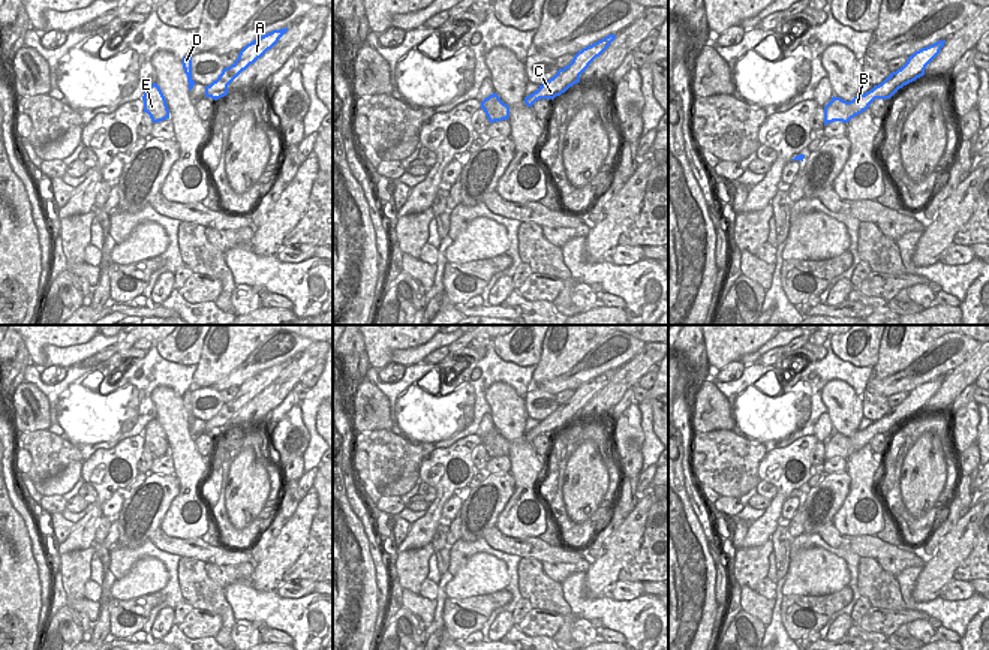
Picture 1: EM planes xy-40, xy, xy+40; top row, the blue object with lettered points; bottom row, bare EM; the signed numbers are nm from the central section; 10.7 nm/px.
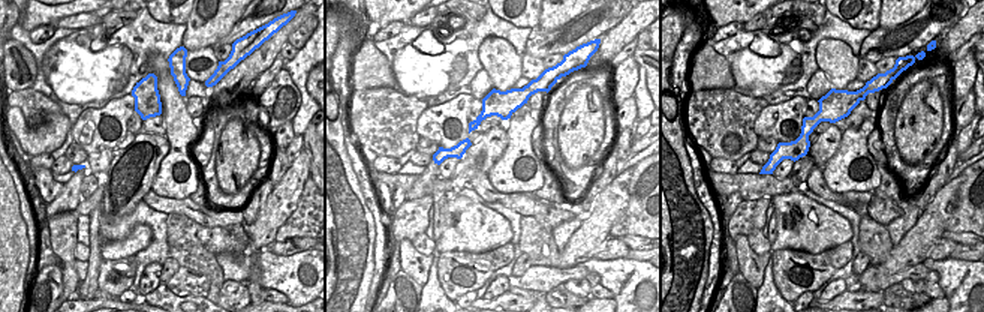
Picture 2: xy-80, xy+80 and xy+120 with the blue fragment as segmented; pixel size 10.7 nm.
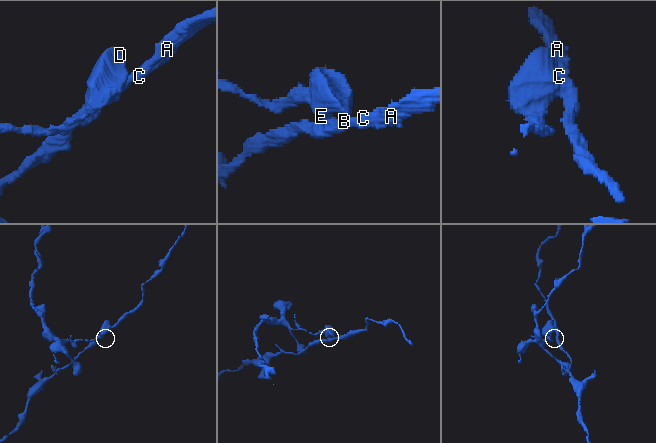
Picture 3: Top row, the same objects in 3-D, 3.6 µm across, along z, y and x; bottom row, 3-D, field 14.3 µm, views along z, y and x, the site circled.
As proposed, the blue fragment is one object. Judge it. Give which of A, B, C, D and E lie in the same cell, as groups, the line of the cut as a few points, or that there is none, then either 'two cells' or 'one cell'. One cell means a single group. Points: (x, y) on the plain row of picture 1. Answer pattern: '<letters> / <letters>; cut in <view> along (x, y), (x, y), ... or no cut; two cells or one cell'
A B C / D E; cut in xy along (499, 435), (493, 442), (493, 456); two cells

